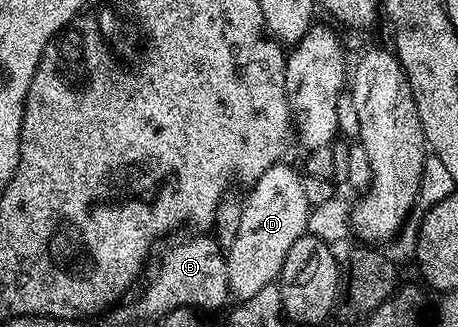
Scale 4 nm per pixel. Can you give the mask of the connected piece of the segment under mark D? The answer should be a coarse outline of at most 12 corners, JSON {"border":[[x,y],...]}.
{"border":[[303,175],[249,187],[225,251],[229,297],[275,285],[307,233]]}

